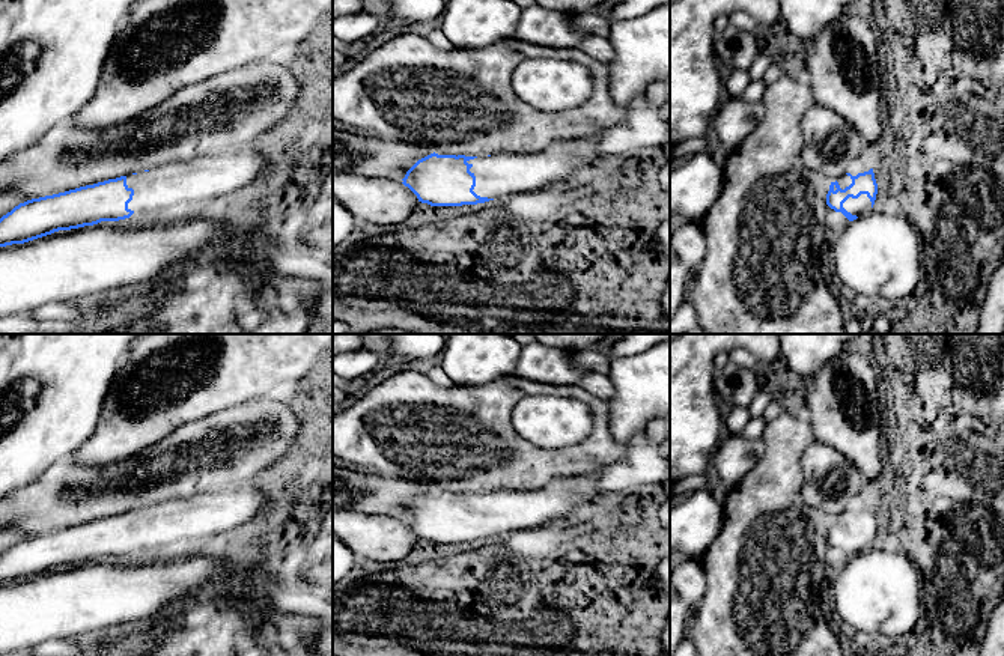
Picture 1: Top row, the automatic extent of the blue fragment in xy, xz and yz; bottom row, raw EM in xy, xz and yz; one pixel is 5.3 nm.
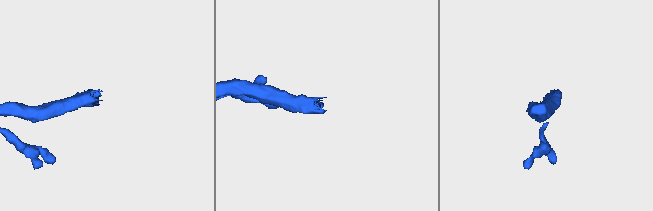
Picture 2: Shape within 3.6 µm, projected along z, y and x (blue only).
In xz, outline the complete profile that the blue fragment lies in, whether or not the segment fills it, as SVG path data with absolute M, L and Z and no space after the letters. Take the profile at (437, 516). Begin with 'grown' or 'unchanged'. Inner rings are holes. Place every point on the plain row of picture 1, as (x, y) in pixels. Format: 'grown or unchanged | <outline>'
grown | M605 469L551 480L542 489L494 490L491 494L438 492L418 497L402 516L421 540L431 543L477 542L507 531L537 528L566 519L577 507L598 503L607 492L601 487Z

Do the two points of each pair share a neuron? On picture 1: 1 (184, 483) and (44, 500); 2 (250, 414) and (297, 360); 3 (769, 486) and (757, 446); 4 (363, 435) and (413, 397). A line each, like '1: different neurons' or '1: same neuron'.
1: same neuron
2: different neurons
3: different neurons
4: same neuron

